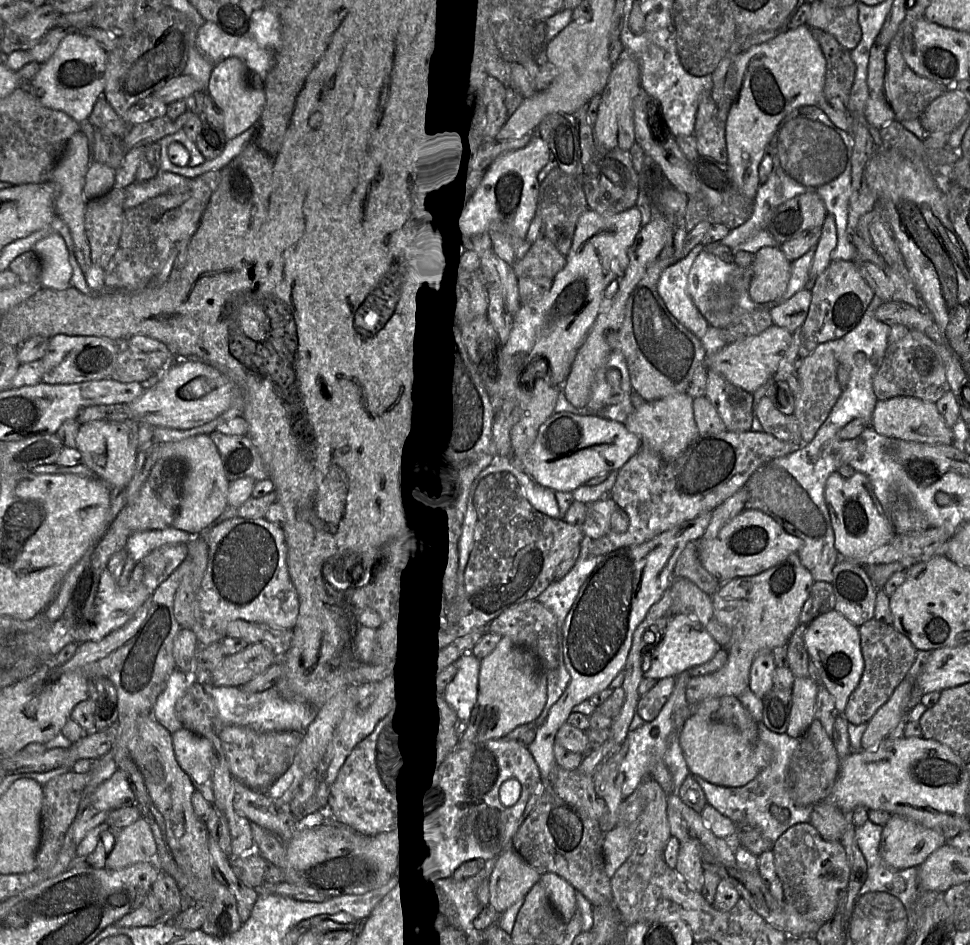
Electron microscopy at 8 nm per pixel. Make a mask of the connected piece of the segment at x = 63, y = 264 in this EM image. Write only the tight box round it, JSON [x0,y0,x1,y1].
[32,233,72,290]

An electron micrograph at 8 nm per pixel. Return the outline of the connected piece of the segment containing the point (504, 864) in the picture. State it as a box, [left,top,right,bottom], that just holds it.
[489,848,541,913]

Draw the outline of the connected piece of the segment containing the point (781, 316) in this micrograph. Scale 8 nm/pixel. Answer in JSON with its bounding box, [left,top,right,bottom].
[770,289,811,334]

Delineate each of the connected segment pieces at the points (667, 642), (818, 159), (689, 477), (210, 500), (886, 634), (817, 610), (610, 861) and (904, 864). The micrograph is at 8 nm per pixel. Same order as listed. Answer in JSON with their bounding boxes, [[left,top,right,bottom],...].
[[643,614,721,680],[733,106,852,255],[586,431,802,556],[153,435,229,535],[844,619,917,725],[799,582,836,626],[603,826,632,878],[879,815,945,870]]

